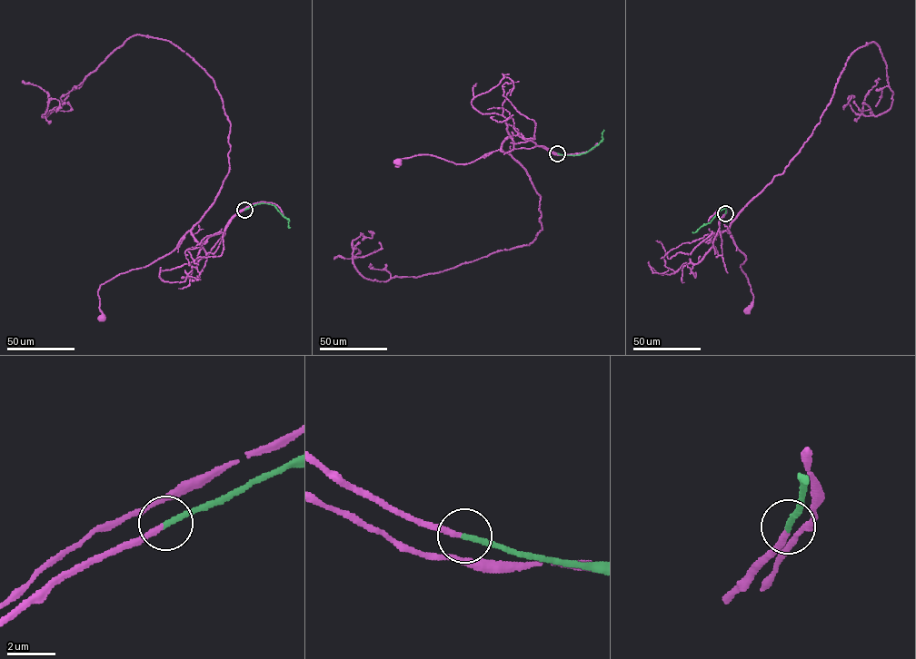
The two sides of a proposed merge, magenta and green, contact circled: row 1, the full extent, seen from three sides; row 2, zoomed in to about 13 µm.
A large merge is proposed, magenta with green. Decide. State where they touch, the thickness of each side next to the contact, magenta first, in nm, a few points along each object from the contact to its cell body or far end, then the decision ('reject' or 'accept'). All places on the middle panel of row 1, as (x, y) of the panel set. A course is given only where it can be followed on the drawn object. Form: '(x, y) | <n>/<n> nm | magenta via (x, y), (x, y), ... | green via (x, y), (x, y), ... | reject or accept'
(557, 153) | 160/240 nm | magenta via (557, 153), (508, 137), (501, 148), (467, 163), (429, 154), (397, 162) | green via (557, 153), (575, 155), (587, 152), (602, 140), (603, 130) | accept

